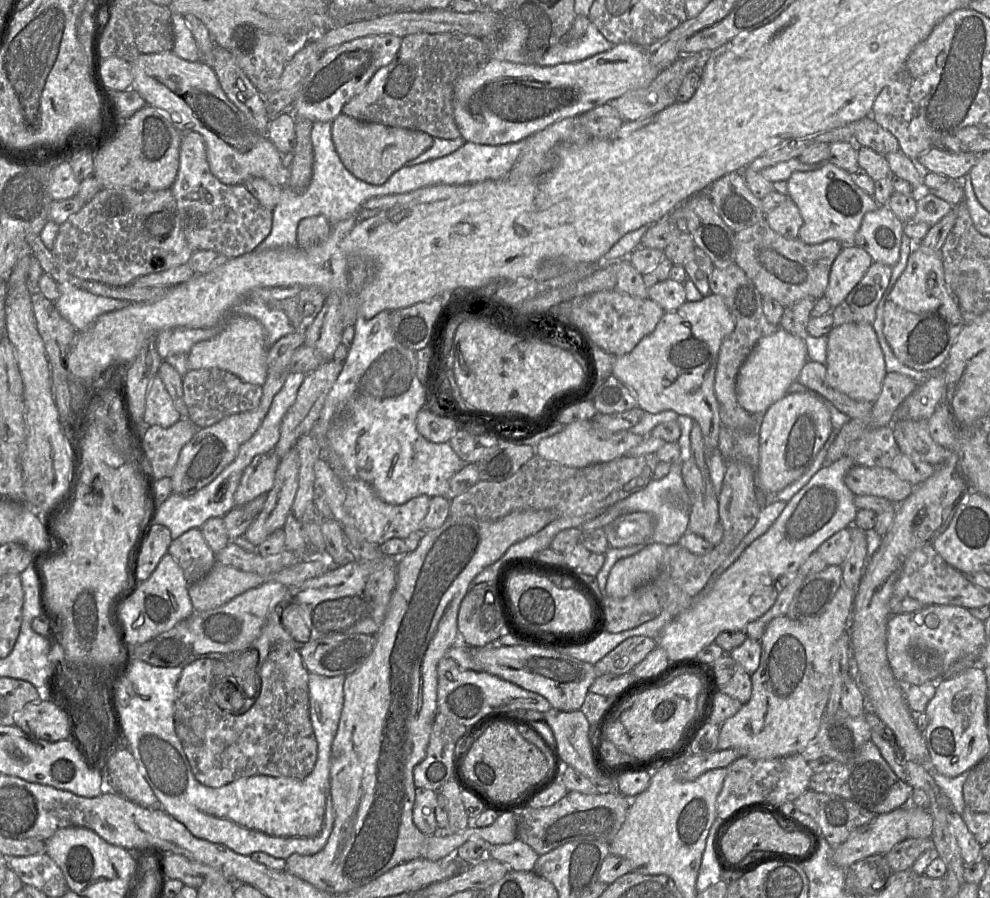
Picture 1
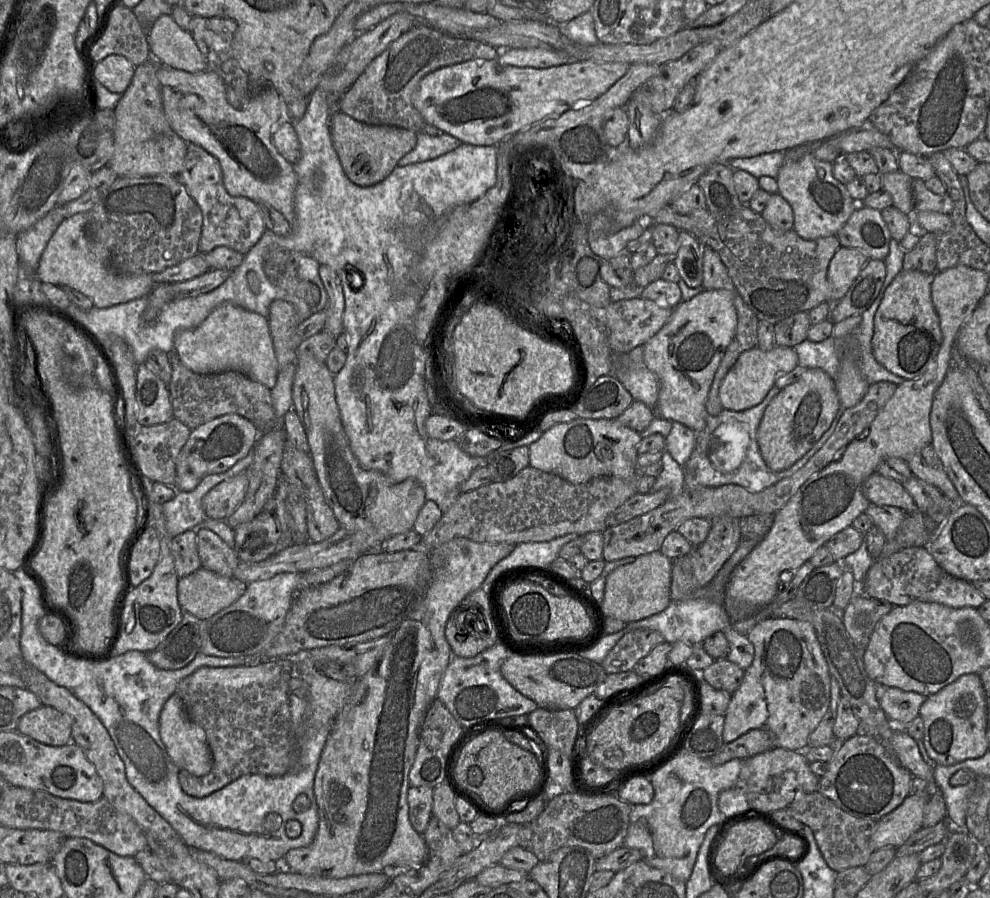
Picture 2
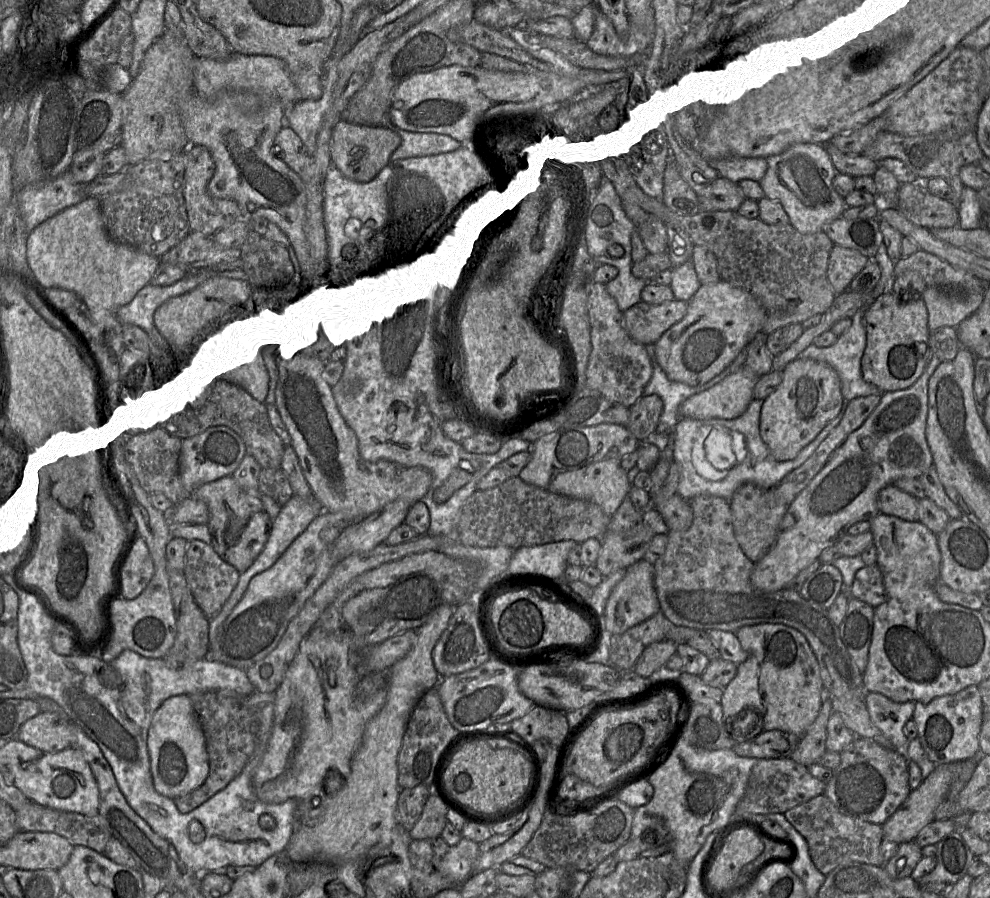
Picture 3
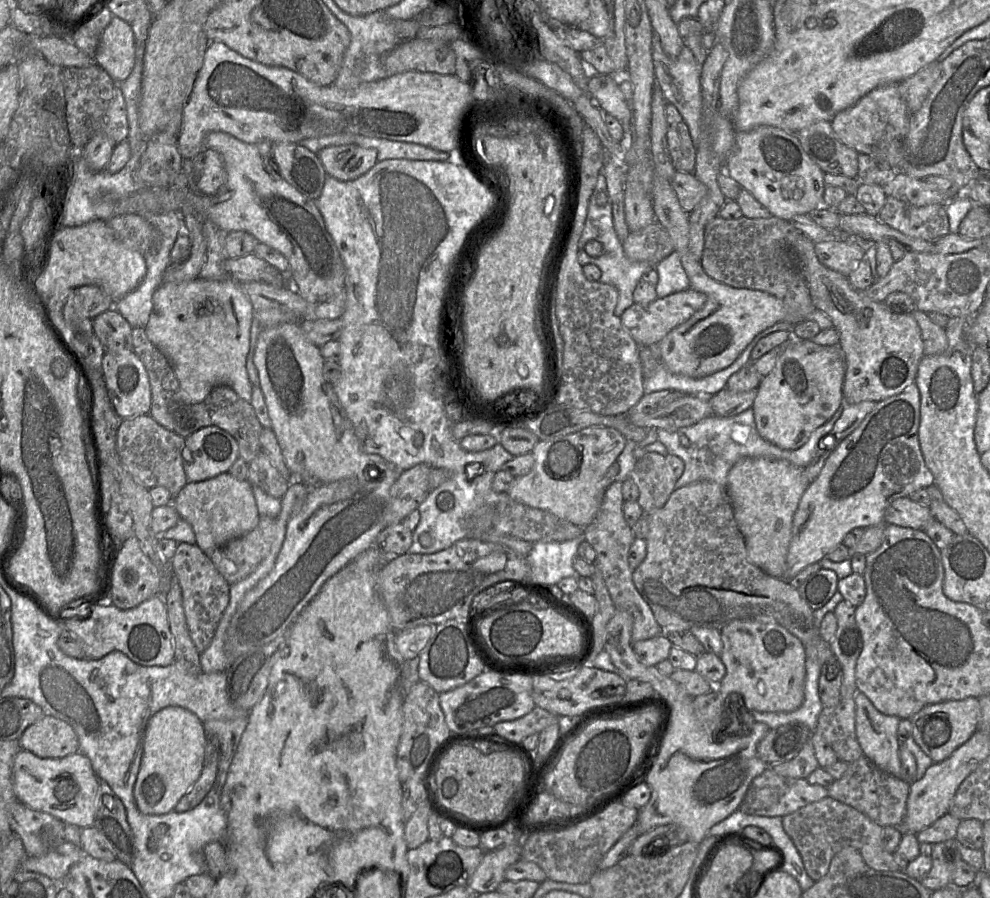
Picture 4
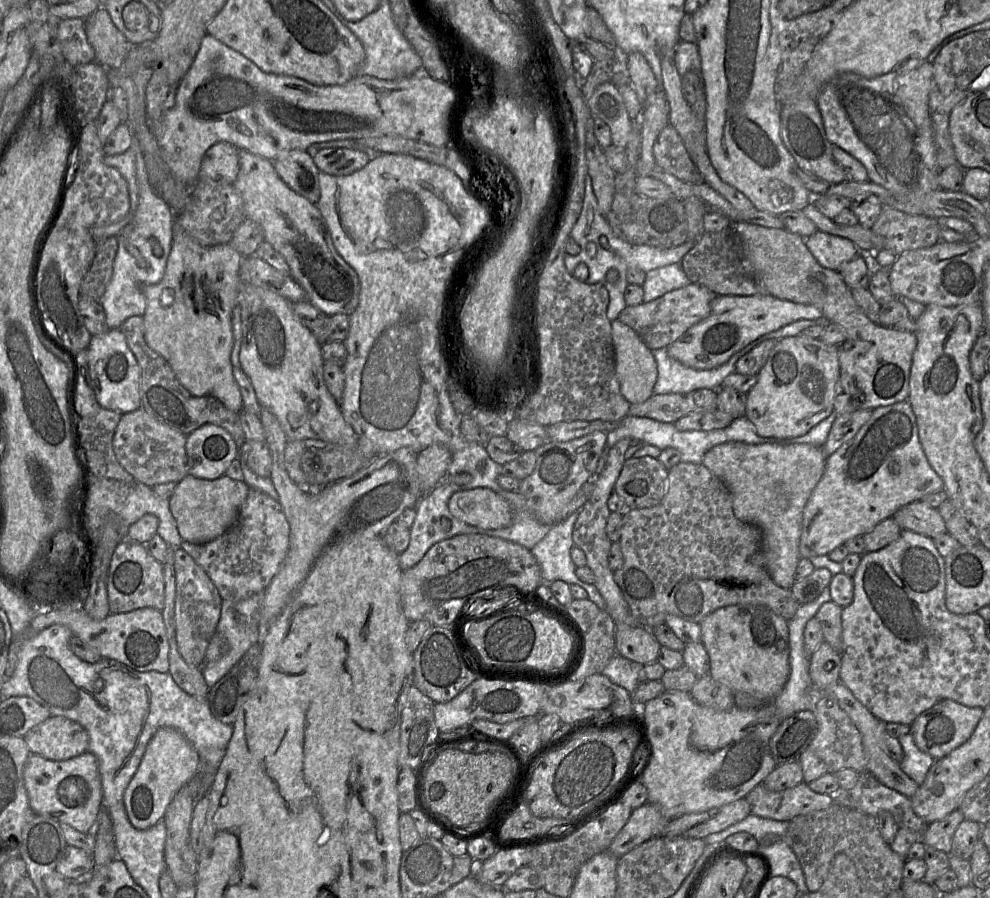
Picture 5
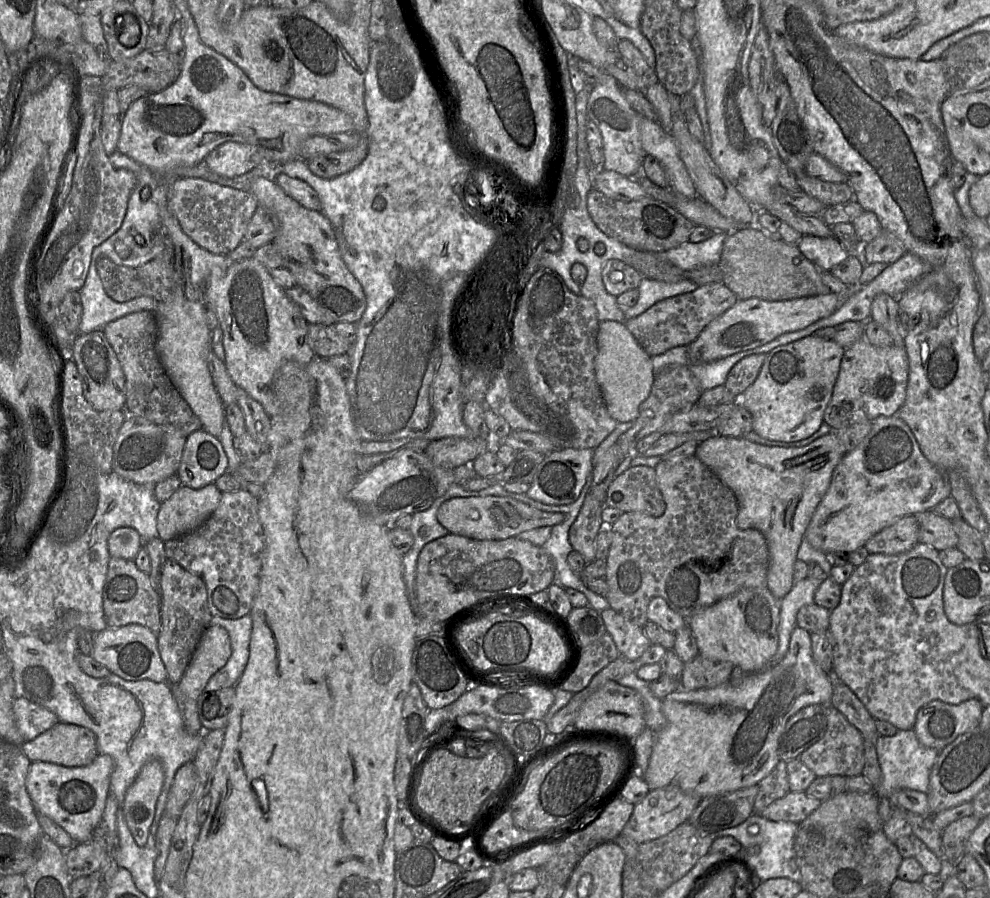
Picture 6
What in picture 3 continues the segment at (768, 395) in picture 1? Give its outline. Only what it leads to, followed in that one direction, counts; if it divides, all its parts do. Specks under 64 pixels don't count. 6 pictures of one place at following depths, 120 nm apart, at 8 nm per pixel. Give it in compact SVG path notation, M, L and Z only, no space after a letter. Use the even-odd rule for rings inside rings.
M744 367L729 374L720 382L708 390L694 394L687 398L680 407L681 418L710 419L723 418L734 419L741 416L754 399L753 390L759 376Z

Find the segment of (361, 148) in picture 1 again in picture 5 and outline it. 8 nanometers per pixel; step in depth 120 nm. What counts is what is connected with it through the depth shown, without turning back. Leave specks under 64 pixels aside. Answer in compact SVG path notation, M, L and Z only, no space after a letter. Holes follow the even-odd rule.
M325 148L312 158L319 171L333 176L350 175L370 161L366 153L347 148Z

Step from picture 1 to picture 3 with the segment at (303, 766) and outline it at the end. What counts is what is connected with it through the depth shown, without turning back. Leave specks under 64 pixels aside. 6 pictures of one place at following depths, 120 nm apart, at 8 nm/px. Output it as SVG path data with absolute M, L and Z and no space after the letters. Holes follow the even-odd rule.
M205 691L190 695L195 714L204 732L209 761L209 773L204 783L174 799L181 813L187 813L224 789L237 777L255 755L260 756L259 708L249 705L247 697L232 691Z

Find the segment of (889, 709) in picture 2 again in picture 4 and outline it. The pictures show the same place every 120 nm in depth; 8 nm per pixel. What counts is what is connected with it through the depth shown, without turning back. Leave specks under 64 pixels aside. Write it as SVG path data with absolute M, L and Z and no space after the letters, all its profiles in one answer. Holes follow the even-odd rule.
M856 691L855 728L863 755L879 769L904 780L899 756L901 742L897 730L901 718L878 711L861 692Z

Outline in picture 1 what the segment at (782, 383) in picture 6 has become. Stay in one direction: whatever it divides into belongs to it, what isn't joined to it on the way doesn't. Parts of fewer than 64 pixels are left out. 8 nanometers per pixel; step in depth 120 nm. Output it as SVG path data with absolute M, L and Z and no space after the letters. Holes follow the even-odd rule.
M809 391L790 392L763 414L759 432L757 485L765 493L776 493L800 478L812 465L833 430L825 401Z

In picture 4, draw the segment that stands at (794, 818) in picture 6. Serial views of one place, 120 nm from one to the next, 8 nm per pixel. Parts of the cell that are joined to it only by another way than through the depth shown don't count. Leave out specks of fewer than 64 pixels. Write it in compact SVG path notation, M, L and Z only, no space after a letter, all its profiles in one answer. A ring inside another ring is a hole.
M768 767L750 784L739 809L745 814L762 817L784 817L798 809L828 797L828 789L809 784L806 779L786 778Z

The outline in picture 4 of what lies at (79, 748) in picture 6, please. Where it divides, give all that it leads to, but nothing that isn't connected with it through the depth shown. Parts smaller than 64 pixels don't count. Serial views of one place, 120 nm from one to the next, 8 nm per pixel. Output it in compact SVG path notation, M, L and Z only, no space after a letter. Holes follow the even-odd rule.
M44 714L20 736L21 749L41 758L62 758L79 751L75 730L67 722Z

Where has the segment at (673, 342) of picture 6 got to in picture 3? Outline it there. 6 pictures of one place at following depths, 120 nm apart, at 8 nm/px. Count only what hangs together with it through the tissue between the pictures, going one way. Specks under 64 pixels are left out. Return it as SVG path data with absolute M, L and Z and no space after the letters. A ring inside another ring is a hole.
M672 300L658 305L640 301L622 313L623 327L628 335L643 345L657 340L687 312L687 302Z

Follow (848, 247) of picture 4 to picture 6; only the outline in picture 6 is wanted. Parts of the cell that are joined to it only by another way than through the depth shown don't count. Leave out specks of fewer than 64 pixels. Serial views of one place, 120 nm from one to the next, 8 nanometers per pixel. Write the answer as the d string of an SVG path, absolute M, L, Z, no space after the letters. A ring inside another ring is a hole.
M802 235L796 245L801 253L822 271L830 271L850 254L833 235Z

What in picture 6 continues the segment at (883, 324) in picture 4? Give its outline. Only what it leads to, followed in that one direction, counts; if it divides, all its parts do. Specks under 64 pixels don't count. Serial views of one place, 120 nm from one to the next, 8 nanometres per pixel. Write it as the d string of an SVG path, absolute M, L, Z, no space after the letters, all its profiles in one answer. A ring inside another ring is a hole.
M755 225L744 226L728 233L718 264L722 271L722 283L739 300L759 298L787 301L831 292L822 282L822 270L809 261L796 244L787 244ZM864 337L845 348L831 399L824 411L823 422L832 431L876 417L897 413L906 398L908 357L903 345L878 347Z

